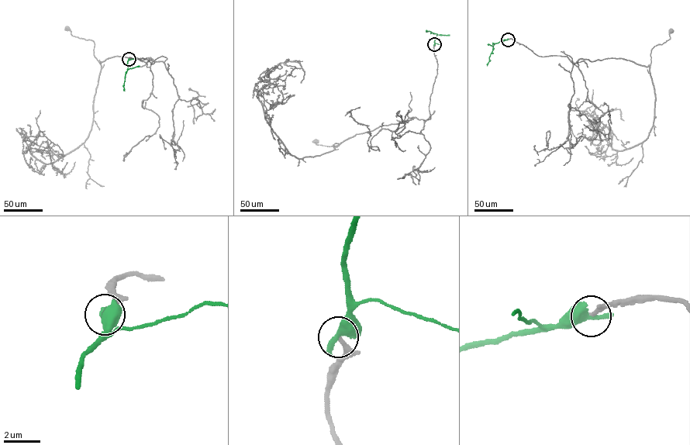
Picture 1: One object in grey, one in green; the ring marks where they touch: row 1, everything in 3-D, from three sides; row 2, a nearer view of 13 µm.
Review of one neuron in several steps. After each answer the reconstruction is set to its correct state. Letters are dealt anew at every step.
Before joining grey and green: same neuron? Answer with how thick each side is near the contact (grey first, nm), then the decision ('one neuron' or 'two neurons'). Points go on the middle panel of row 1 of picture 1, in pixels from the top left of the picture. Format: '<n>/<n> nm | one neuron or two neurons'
220/600 nm | two neurons

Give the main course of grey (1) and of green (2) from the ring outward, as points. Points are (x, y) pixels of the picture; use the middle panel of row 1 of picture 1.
1: (434, 44), (437, 73), (430, 119), (380, 125), (334, 147), (338, 143), (315, 141)
2: (434, 44), (436, 34), (426, 31)

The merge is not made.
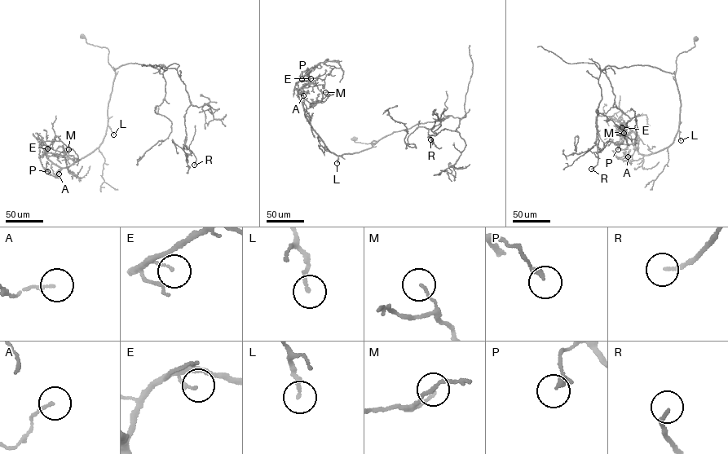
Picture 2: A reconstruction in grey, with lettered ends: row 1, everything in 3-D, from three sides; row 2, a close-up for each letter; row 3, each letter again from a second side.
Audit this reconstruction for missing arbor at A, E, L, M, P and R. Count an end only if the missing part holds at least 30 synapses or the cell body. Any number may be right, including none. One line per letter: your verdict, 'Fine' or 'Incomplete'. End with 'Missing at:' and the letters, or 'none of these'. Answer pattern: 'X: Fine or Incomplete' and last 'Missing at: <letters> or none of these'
A: Fine
E: Fine
L: Fine
M: Fine
P: Fine
R: Fine
Missing at: none of these

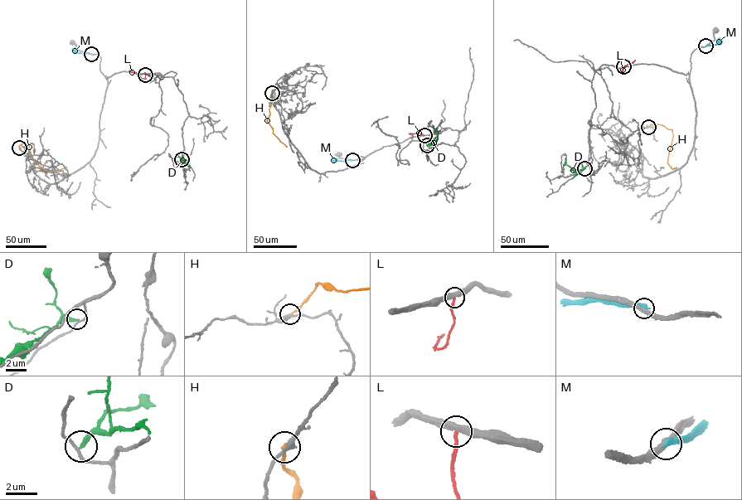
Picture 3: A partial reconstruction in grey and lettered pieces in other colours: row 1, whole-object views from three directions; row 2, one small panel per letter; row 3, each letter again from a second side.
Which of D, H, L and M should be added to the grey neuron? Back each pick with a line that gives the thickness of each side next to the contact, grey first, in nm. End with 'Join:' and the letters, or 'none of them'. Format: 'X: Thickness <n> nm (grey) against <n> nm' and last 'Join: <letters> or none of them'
Join: none of them

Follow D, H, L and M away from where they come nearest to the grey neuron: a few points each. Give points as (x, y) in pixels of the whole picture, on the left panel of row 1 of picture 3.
D: (181, 159), (187, 163), (186, 160), (177, 157)
H: (19, 148), (22, 143), (27, 144), (33, 159), (44, 169), (55, 171), (67, 167)
L: (145, 74), (146, 79), (141, 78), (129, 70)
M: (91, 53), (74, 52), (72, 49)

